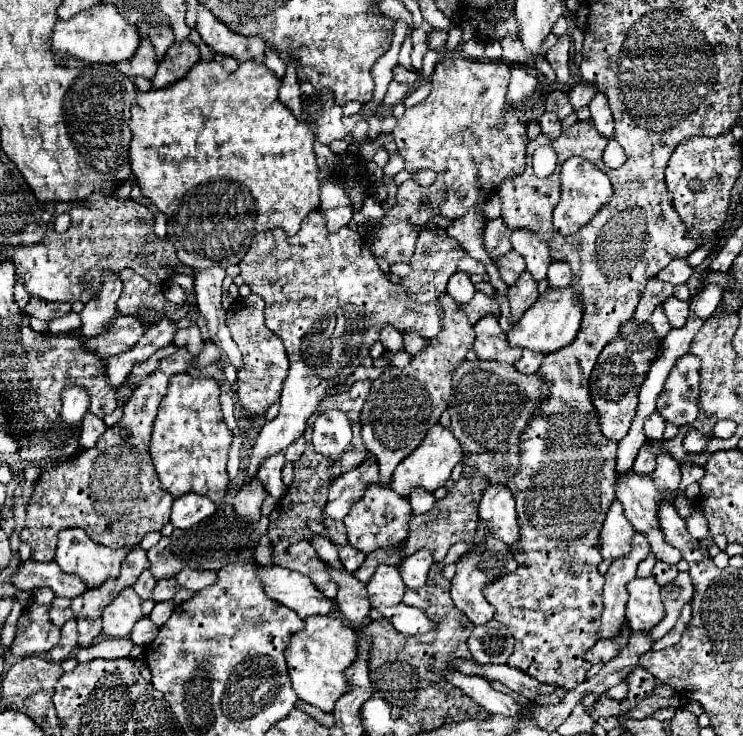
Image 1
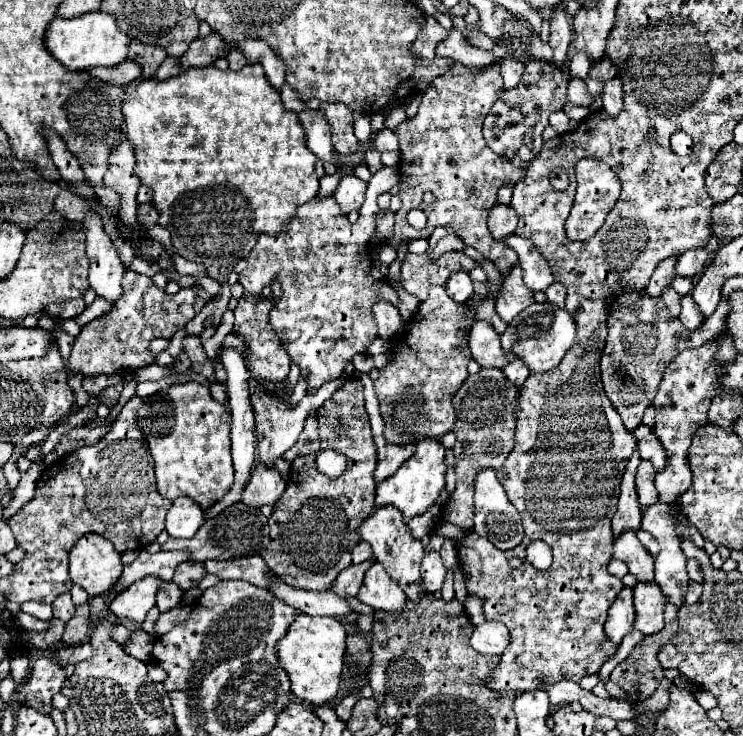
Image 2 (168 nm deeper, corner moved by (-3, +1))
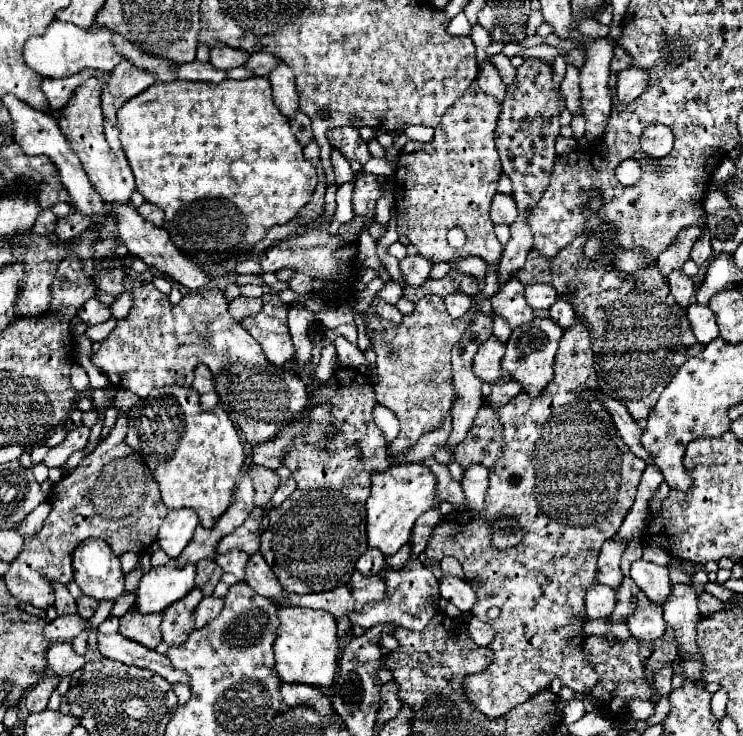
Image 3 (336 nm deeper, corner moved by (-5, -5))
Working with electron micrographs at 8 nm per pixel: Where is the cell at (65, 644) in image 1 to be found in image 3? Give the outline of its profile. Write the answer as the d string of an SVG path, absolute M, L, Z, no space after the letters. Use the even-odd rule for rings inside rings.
M84 594L80 598L76 598L76 602L78 602L78 614L82 618L92 618L92 614L98 608L98 600L92 600L90 596L84 596Z

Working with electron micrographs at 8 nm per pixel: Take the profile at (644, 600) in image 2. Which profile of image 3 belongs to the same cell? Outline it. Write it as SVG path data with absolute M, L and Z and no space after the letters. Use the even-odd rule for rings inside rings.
M640 592L638 602L636 602L636 612L632 612L632 616L628 618L628 628L630 628L630 634L636 636L638 640L650 642L650 640L660 638L666 630L662 608L648 602L648 598Z

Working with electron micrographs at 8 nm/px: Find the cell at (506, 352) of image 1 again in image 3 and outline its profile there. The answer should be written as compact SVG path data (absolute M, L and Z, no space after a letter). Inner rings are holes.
M490 336L484 344L480 344L474 356L472 372L476 372L476 376L482 382L490 382L490 384L510 380L510 376L500 368L502 356L504 356L504 344L496 340L496 336Z

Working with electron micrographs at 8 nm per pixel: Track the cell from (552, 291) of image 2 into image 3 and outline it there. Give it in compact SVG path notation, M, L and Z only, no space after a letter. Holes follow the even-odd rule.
M556 300L556 304L550 308L550 318L560 324L560 328L568 330L572 328L572 320L576 320L576 314L566 300Z

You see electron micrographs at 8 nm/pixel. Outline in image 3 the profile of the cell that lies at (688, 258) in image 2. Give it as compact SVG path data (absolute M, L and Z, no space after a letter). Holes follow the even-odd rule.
M704 230L704 236L700 236L700 238L696 240L690 258L692 258L698 266L704 266L712 256L714 256L714 252L712 252L712 248L710 248L710 236L708 236L708 230Z

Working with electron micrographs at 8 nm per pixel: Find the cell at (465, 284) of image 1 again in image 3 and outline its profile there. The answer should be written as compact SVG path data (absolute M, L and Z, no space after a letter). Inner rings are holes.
M456 292L456 294L452 294L452 296L446 296L446 298L444 298L444 304L446 304L448 314L450 314L452 318L462 318L462 316L468 312L468 308L472 306L472 298L468 298L468 296L462 294L462 292Z

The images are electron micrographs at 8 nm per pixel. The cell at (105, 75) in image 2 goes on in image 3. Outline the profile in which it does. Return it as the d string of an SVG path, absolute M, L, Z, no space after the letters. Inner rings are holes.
M84 70L80 74L74 74L74 76L68 76L68 78L60 78L60 80L54 80L54 78L46 78L42 80L40 84L40 90L44 92L46 100L48 100L48 106L50 110L62 110L64 104L70 100L72 92L82 86L88 78L96 76L98 80L102 80L102 86L108 84L108 78L110 74L108 72L96 72L96 70Z

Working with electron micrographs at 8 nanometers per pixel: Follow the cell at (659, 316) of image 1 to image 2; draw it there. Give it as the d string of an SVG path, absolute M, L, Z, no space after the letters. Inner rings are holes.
M666 288L664 292L662 292L662 302L666 304L666 308L668 308L668 312L670 312L670 316L674 316L674 318L678 318L678 314L680 314L680 294L676 294L676 290L674 288Z

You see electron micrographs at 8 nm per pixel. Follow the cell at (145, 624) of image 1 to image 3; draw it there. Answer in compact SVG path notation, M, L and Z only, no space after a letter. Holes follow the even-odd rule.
M206 596L200 606L196 608L194 612L194 624L196 628L202 628L206 626L210 620L214 620L220 612L222 612L222 606L224 606L224 600L222 598L216 598L216 596Z

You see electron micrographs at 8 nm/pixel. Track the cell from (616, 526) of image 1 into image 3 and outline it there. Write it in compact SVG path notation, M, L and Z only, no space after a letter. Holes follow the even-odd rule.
M634 562L630 578L638 584L638 588L648 596L648 600L656 606L662 606L664 600L672 594L672 584L666 566L656 566L652 562Z

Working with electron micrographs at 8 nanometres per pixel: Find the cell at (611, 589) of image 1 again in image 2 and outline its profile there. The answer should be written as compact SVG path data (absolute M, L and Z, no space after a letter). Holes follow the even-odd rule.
M638 530L638 532L636 532L636 536L638 536L638 540L644 544L644 548L646 548L652 556L656 556L656 554L658 554L658 542L656 542L648 532Z

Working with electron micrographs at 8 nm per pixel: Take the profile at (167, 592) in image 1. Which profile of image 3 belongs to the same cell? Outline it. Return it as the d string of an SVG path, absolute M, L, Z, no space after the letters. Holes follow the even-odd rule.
M202 560L196 564L198 566L198 576L196 576L196 586L202 590L204 596L210 596L216 588L216 584L220 582L222 574L220 566L214 560Z

